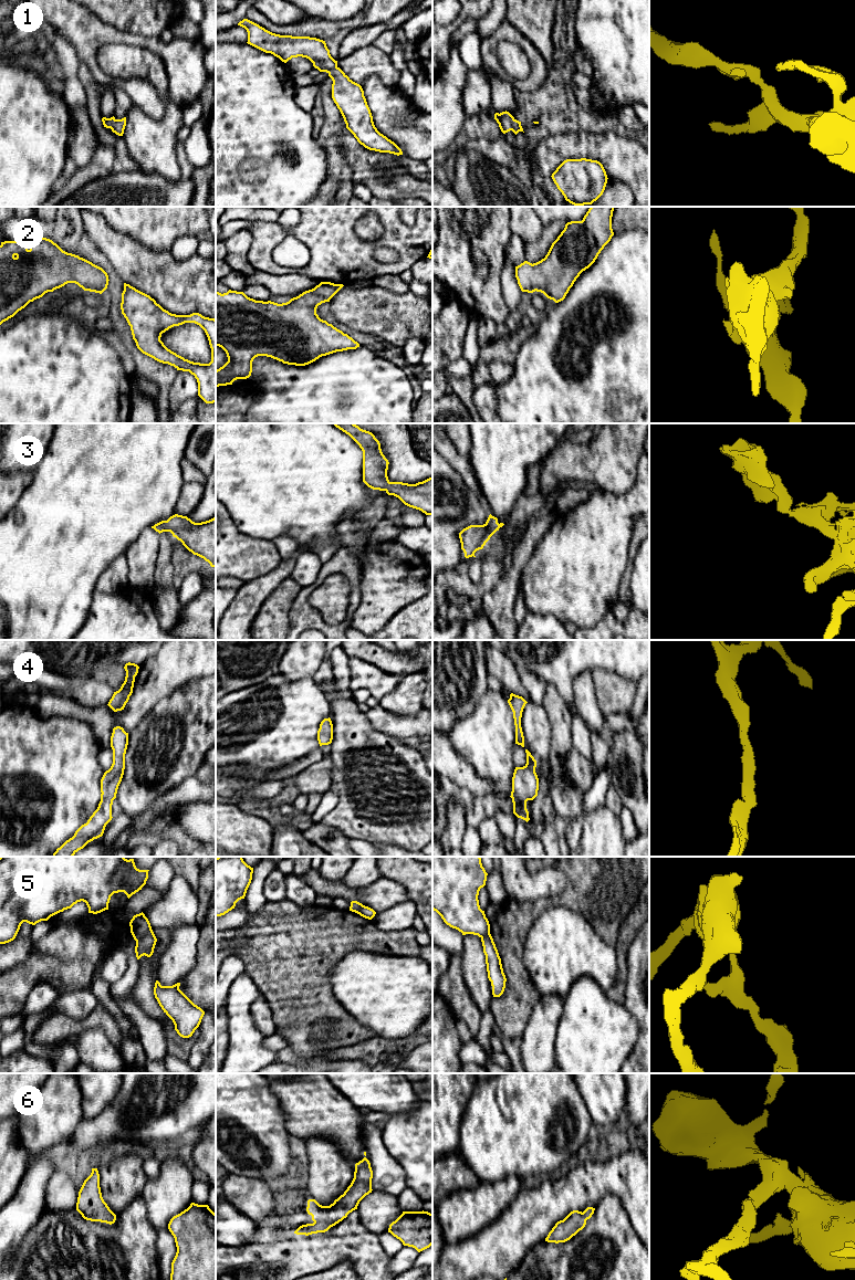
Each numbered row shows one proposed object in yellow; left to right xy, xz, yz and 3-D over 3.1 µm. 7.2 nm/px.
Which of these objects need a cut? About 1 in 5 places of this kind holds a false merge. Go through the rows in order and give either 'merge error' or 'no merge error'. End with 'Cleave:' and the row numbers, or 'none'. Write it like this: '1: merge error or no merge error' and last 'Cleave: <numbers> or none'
1: no merge error
2: no merge error
3: no merge error
4: no merge error
5: merge error
6: no merge error
Cleave: 5

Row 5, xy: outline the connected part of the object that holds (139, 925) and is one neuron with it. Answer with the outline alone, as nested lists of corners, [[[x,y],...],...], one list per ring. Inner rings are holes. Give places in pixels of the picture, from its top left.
[[[142,912],[133,916],[129,922],[131,933],[135,941],[142,938],[145,934],[152,932],[152,926],[148,919]]]

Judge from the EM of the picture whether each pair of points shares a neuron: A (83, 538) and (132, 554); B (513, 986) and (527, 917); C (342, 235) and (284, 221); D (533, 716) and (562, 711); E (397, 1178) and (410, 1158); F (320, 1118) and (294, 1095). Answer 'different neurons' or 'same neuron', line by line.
A: different neurons
B: same neuron
C: different neurons
D: different neurons
E: different neurons
F: same neuron

